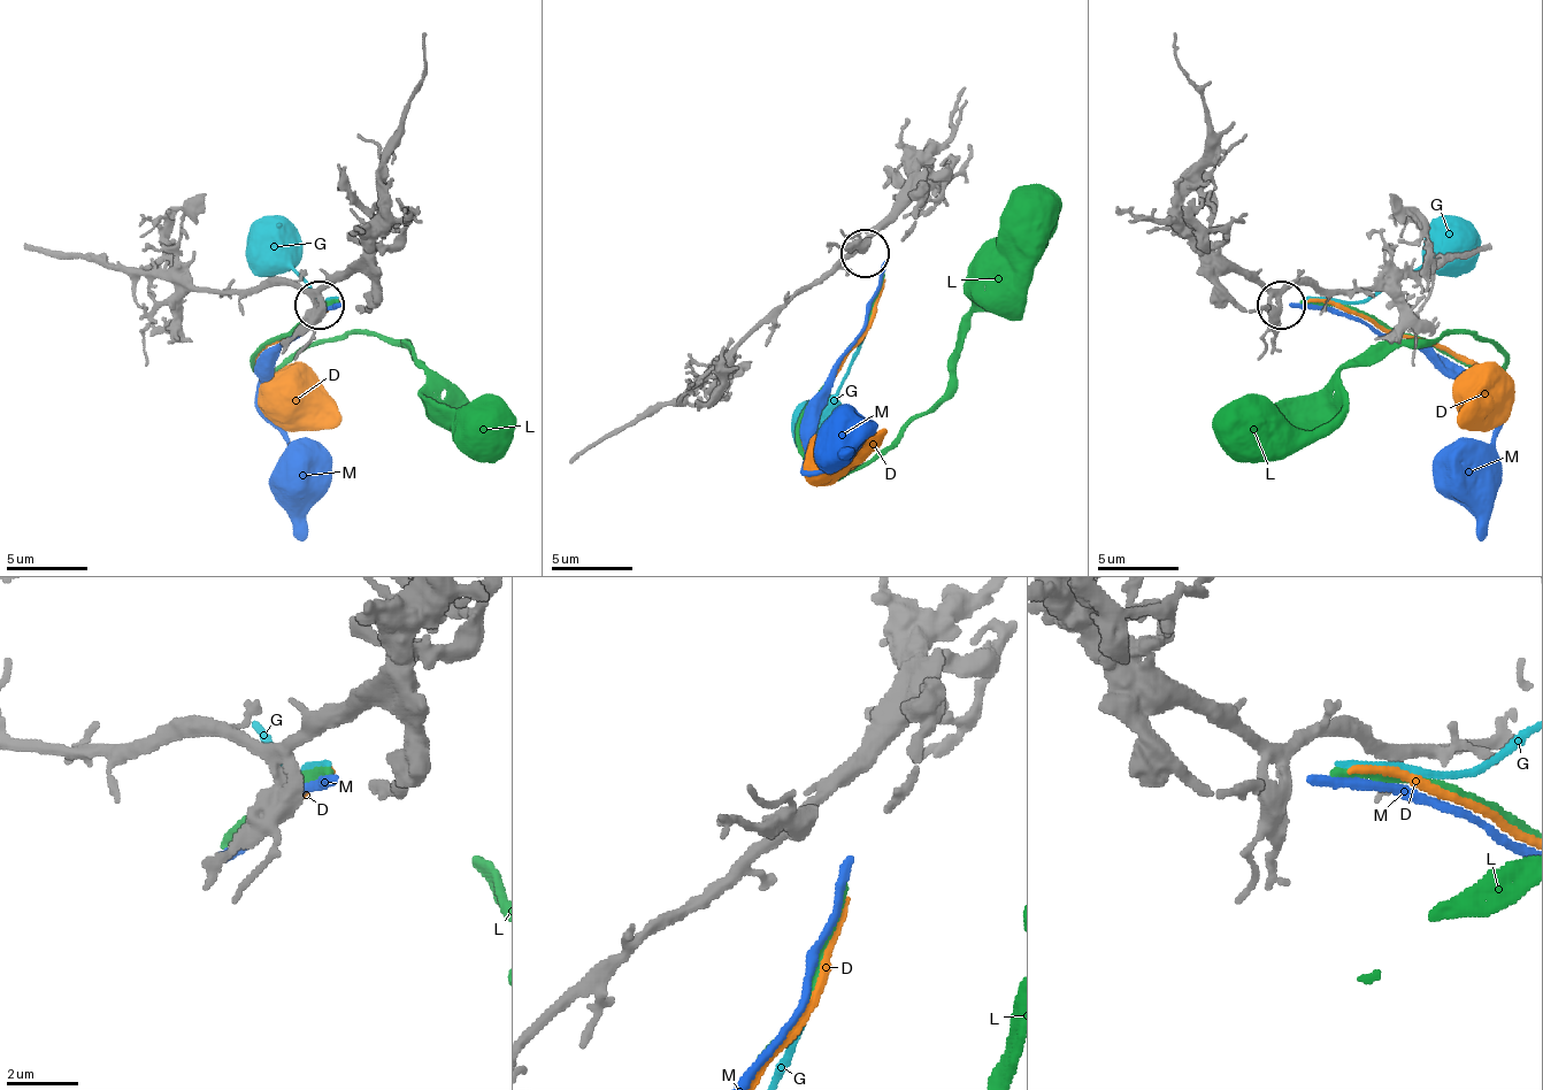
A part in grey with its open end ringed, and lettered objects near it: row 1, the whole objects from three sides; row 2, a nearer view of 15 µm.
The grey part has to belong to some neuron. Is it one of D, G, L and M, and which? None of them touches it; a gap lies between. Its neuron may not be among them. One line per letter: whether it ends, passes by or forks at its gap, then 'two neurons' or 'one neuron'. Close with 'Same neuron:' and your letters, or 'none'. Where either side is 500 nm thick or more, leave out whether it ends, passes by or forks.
D: it ends | two neurons
G: it ends | two neurons
L: it ends | one neuron
M: it ends | two neurons
Same neuron: L

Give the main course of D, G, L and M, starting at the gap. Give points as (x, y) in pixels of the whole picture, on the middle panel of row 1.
D: (882, 278), (877, 311), (801, 431), (801, 443), (821, 476), (834, 468), (834, 451)
G: (882, 274), (866, 338), (834, 394), (818, 394), (801, 411), (810, 419)
L: (882, 270), (874, 322), (801, 423), (805, 460), (829, 476), (869, 463), (943, 394), (975, 258), (1027, 213)
M: (882, 262), (882, 286), (866, 330), (837, 367), (801, 468), (805, 471), (829, 468), (837, 423), (842, 427)

